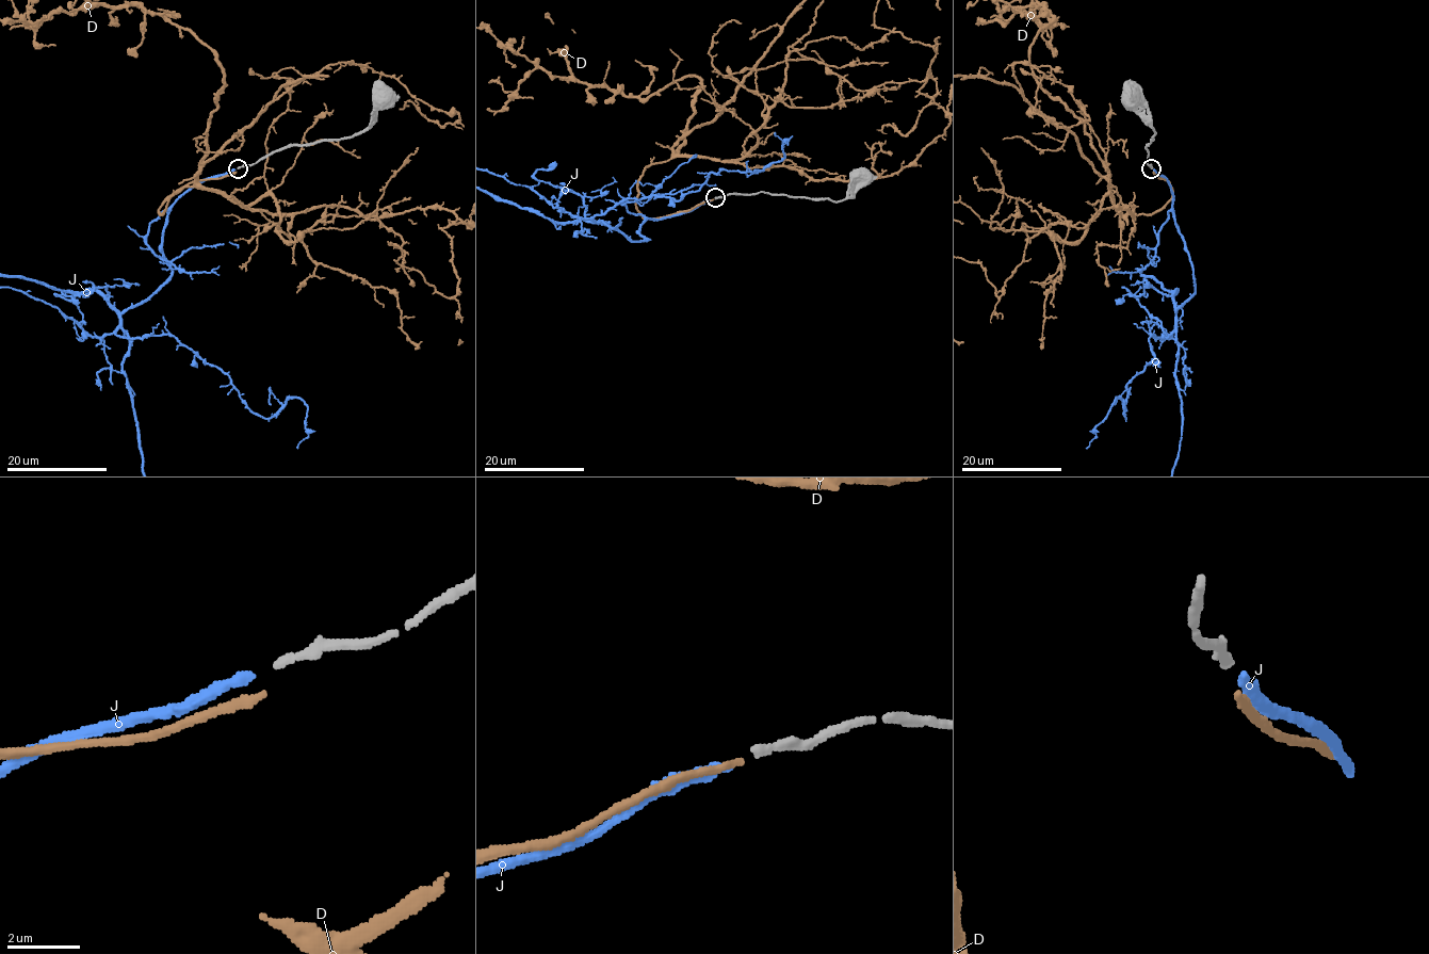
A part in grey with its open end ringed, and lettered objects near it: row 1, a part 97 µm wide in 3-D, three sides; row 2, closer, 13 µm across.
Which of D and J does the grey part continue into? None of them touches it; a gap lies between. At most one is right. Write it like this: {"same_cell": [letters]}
{"same_cell": ["J"]}

